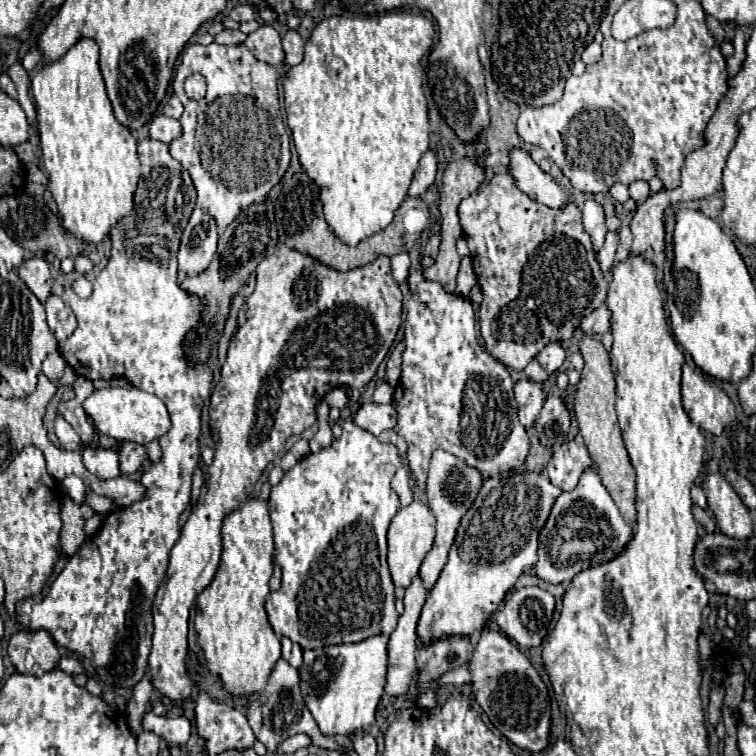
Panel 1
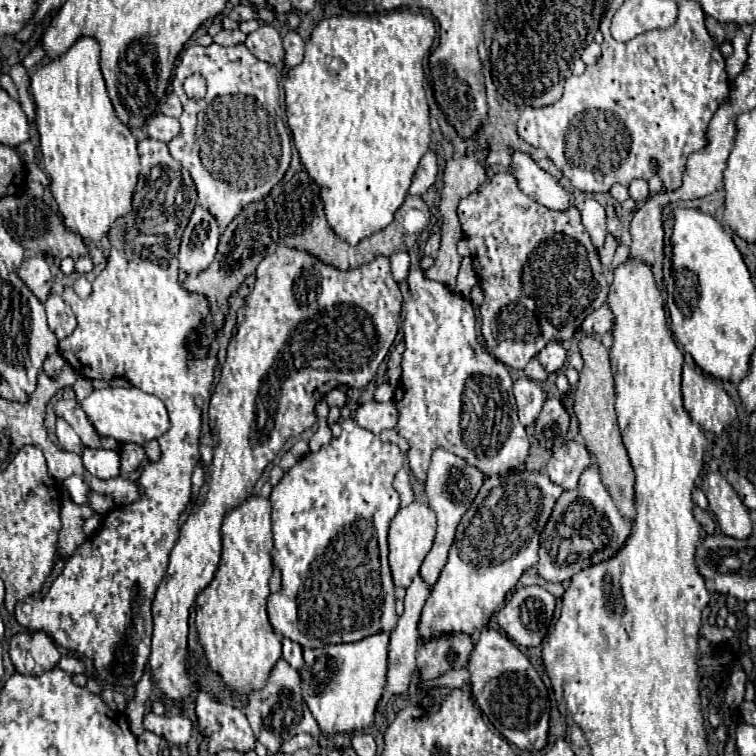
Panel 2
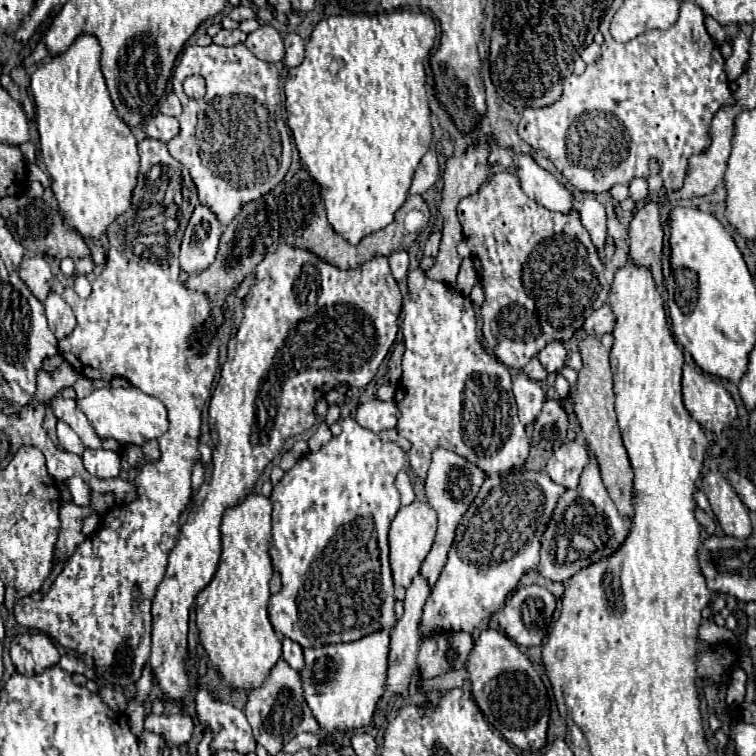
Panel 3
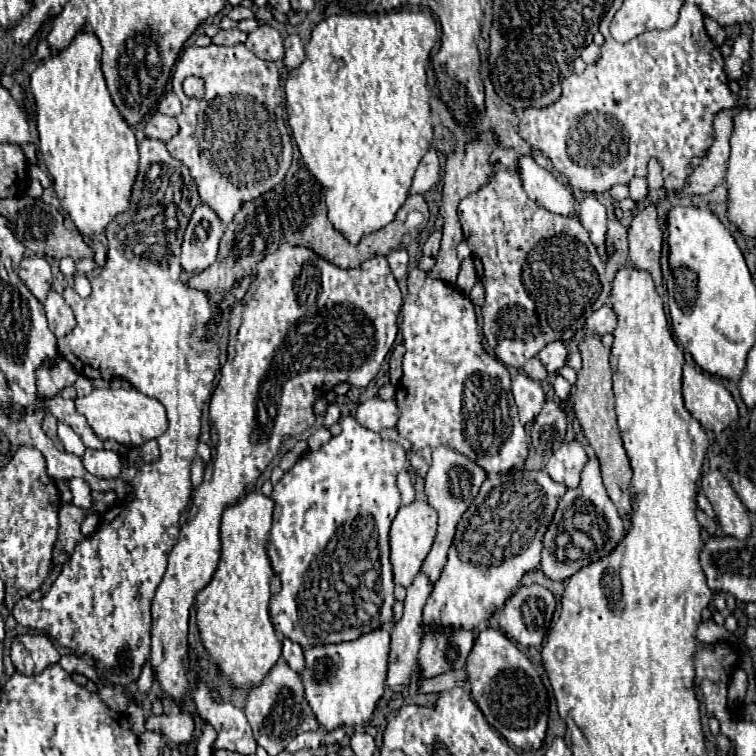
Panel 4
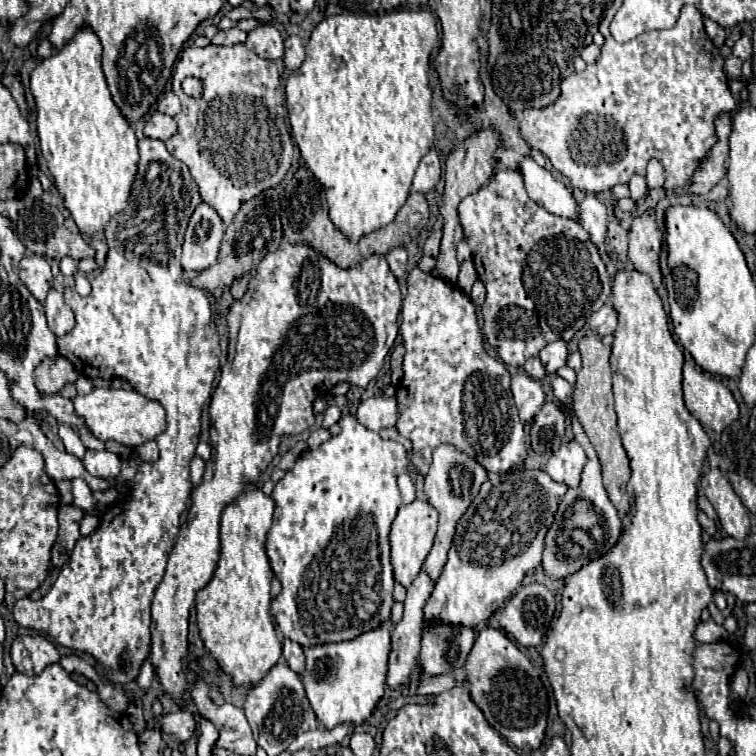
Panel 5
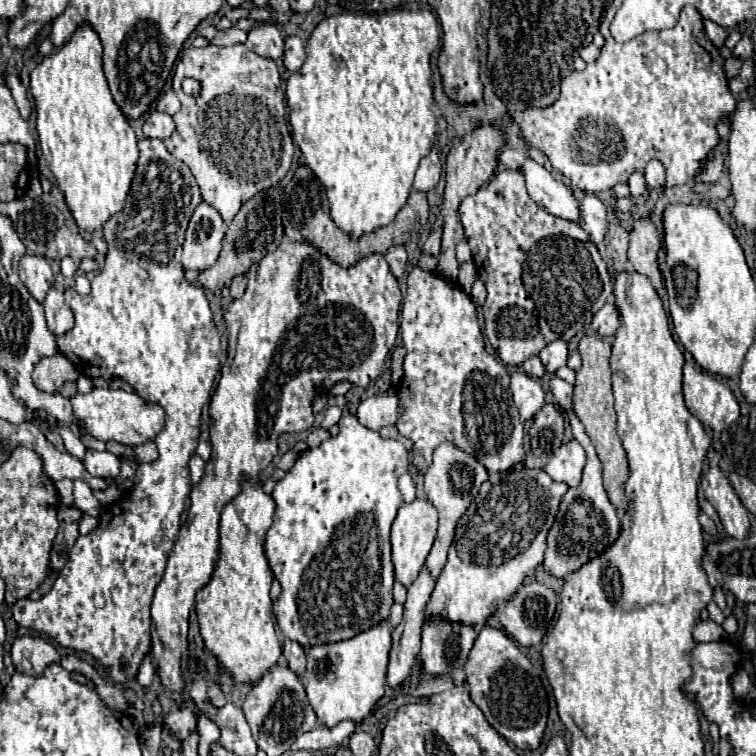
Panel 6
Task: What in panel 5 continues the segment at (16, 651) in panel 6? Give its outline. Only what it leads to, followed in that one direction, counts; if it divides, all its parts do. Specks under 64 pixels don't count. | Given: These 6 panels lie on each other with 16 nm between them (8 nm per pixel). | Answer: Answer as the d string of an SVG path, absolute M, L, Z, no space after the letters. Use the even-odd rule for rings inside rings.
M18 636L12 642L10 656L18 672L32 674L32 676L38 676L46 666L56 664L60 660L56 646L46 636ZM26 658L32 660L32 670L24 666Z

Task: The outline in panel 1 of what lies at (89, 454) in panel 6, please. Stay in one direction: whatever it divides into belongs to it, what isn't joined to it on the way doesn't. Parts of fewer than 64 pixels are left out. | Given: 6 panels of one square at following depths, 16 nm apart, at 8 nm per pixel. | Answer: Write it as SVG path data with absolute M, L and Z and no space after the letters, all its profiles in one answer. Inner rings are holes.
M84 448L84 464L86 468L98 476L100 480L110 480L120 476L120 464L118 456L114 450L94 450L94 448Z

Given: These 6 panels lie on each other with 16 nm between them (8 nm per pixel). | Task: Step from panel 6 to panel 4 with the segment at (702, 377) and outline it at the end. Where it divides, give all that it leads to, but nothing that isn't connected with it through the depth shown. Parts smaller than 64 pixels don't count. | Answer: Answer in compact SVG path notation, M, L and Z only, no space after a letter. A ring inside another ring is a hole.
M686 362L683 366L682 394L686 410L706 430L722 432L738 418L732 394L716 378L702 372L693 363Z

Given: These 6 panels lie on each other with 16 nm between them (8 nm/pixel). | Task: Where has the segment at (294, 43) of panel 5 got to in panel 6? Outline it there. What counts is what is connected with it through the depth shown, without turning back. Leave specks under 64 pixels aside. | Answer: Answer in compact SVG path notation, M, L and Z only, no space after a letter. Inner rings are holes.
M288 36L284 42L284 66L290 72L296 72L300 64L304 64L306 52L304 52L304 42L298 36Z

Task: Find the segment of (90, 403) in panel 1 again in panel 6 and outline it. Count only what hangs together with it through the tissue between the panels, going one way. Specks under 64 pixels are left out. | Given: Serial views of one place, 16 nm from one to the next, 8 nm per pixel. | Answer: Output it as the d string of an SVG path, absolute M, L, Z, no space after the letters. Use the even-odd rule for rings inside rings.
M92 388L88 394L76 394L70 398L76 416L80 416L84 428L92 432L94 438L108 442L116 440L126 446L138 446L152 440L164 430L164 410L162 406L144 400L136 392L114 390L114 388Z

